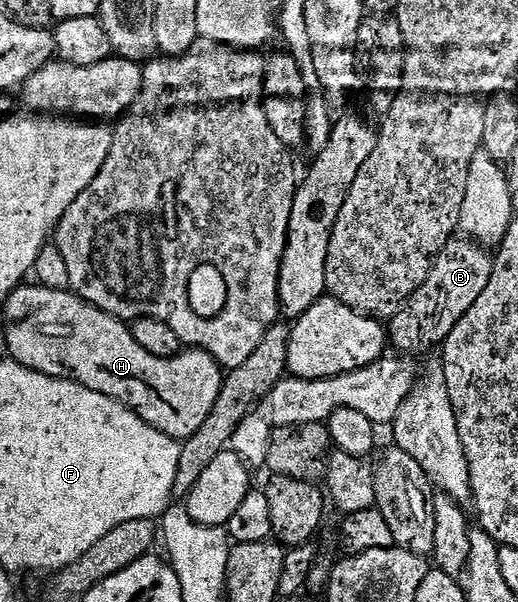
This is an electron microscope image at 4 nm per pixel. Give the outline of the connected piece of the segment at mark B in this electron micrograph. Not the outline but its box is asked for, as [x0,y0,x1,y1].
[386,238,494,354]

